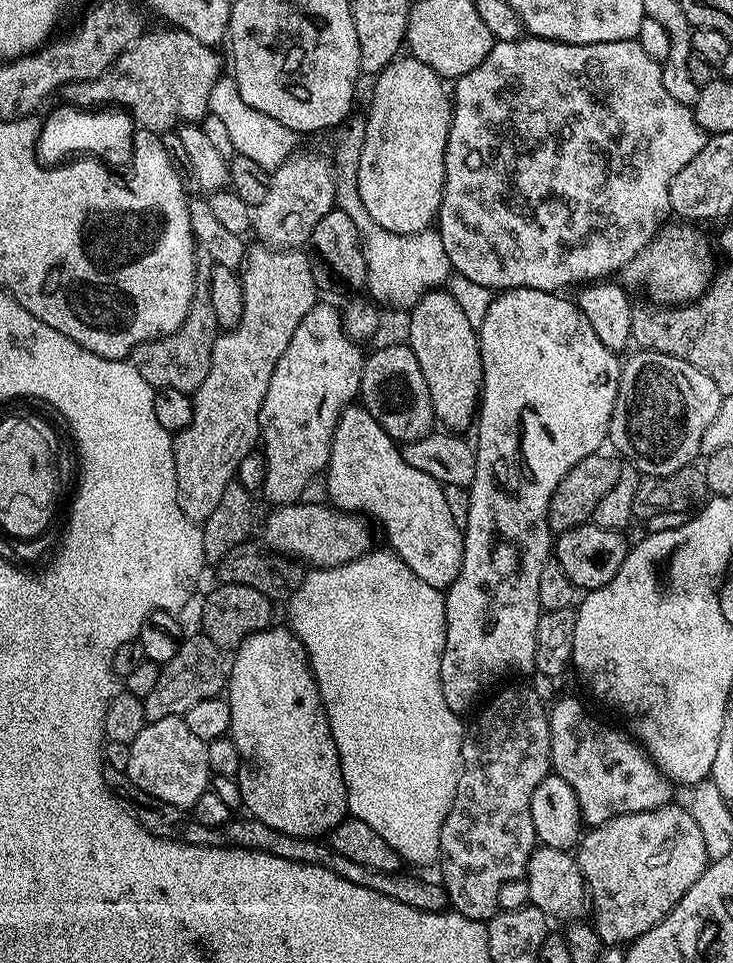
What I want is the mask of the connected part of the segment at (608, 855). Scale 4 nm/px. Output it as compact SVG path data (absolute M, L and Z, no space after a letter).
M673 802L649 812L622 814L605 824L591 827L581 837L575 858L584 871L588 886L590 910L594 914L592 925L605 946L620 946L637 940L646 934L646 930L658 926L666 914L674 910L682 894L686 894L686 890L690 890L690 886L694 886L708 869L710 861L702 830L698 830L698 822L694 822L691 811L687 807L679 808L678 804Z

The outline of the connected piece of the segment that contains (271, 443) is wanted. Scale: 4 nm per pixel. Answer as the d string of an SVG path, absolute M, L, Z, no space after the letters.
M318 302L298 322L298 330L294 330L294 338L290 338L290 346L282 350L282 358L274 366L274 374L270 374L270 386L266 386L264 401L260 407L260 439L262 455L266 462L266 478L262 496L269 500L269 505L283 506L294 504L308 488L308 483L316 475L323 473L328 466L332 435L336 429L342 410L353 403L360 395L362 370L365 353L360 353L361 345L351 340L344 330L344 321L338 308L332 304Z

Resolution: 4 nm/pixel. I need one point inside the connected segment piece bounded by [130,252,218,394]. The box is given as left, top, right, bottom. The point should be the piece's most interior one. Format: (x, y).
(180, 362)

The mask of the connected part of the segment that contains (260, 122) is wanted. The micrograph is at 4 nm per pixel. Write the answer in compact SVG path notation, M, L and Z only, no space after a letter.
M221 75L214 82L214 90L210 90L209 113L217 115L227 127L233 150L237 156L245 156L258 162L258 166L274 170L282 166L293 152L297 151L297 133L292 132L282 122L270 118L270 114L262 114L262 110L254 110L254 106L246 106L238 94L238 86L231 75Z

